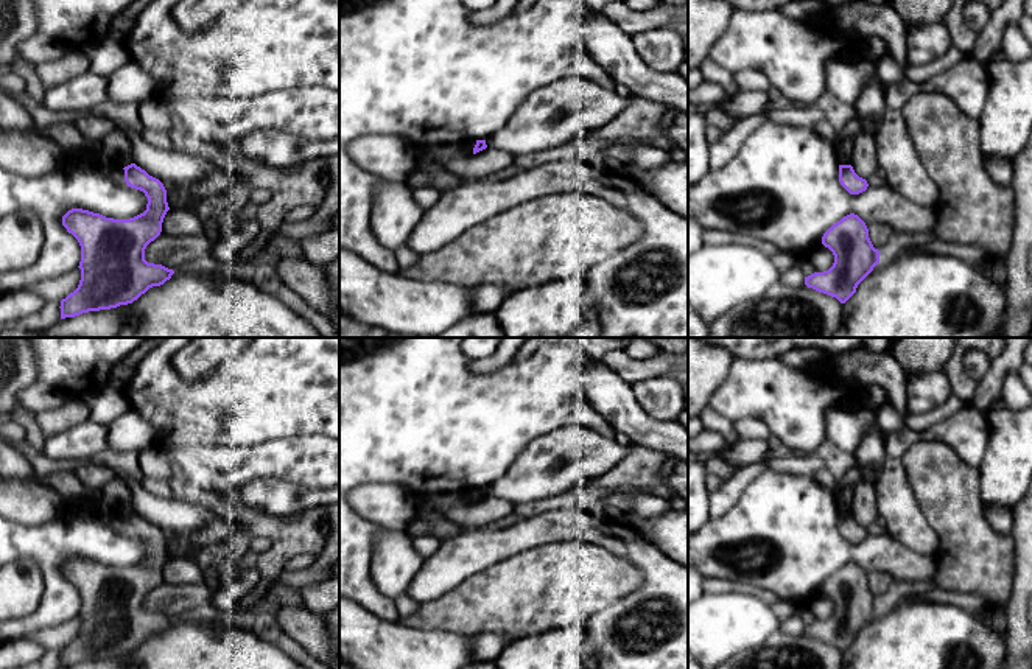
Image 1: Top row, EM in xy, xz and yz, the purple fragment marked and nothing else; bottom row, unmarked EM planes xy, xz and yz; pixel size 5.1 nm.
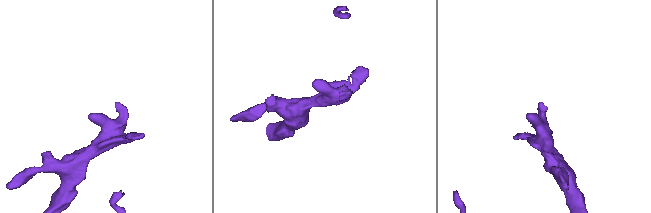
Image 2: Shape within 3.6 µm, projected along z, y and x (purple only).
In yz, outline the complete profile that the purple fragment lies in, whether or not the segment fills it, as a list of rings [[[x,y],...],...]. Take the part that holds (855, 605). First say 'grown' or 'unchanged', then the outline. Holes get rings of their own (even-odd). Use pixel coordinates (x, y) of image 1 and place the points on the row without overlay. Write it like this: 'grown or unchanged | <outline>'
unchanged | [[[855,562],[833,573],[823,582],[822,593],[833,601],[834,611],[828,619],[805,625],[805,633],[845,652],[879,611],[881,601],[873,596],[865,571]]]

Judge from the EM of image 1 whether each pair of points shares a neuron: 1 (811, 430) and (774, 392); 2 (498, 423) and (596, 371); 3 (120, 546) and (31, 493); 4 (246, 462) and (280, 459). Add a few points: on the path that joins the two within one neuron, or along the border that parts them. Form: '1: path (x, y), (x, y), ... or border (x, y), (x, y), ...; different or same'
1: path (802, 420), (783, 402); same
2: border (590, 360), (586, 375), (586, 394), (595, 413); different
3: border (67, 504), (61, 514), (45, 521), (28, 525); different
4: path (254, 462), (273, 459); same

